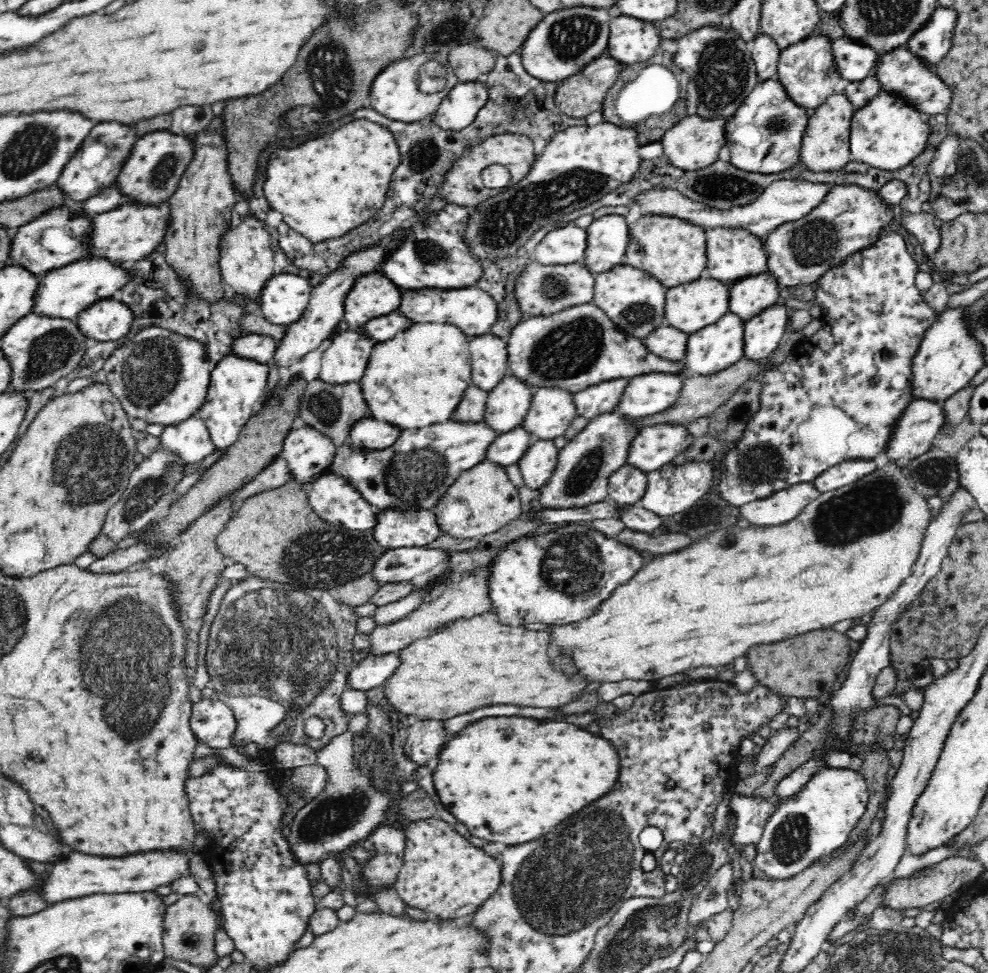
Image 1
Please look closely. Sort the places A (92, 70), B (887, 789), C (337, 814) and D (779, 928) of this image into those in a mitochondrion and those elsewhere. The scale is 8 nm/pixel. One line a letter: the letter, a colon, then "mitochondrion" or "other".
A: other
B: other
C: mitochondrion
D: other

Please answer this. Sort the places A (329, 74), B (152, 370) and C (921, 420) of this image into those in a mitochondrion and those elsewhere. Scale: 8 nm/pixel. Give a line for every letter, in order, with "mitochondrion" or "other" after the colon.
A: mitochondrion
B: mitochondrion
C: other

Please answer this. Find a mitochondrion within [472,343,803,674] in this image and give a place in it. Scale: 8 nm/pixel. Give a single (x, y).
(573, 563)

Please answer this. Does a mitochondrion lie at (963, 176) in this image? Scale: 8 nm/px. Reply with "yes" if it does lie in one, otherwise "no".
yes

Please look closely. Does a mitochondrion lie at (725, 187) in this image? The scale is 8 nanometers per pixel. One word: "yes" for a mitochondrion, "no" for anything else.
yes

